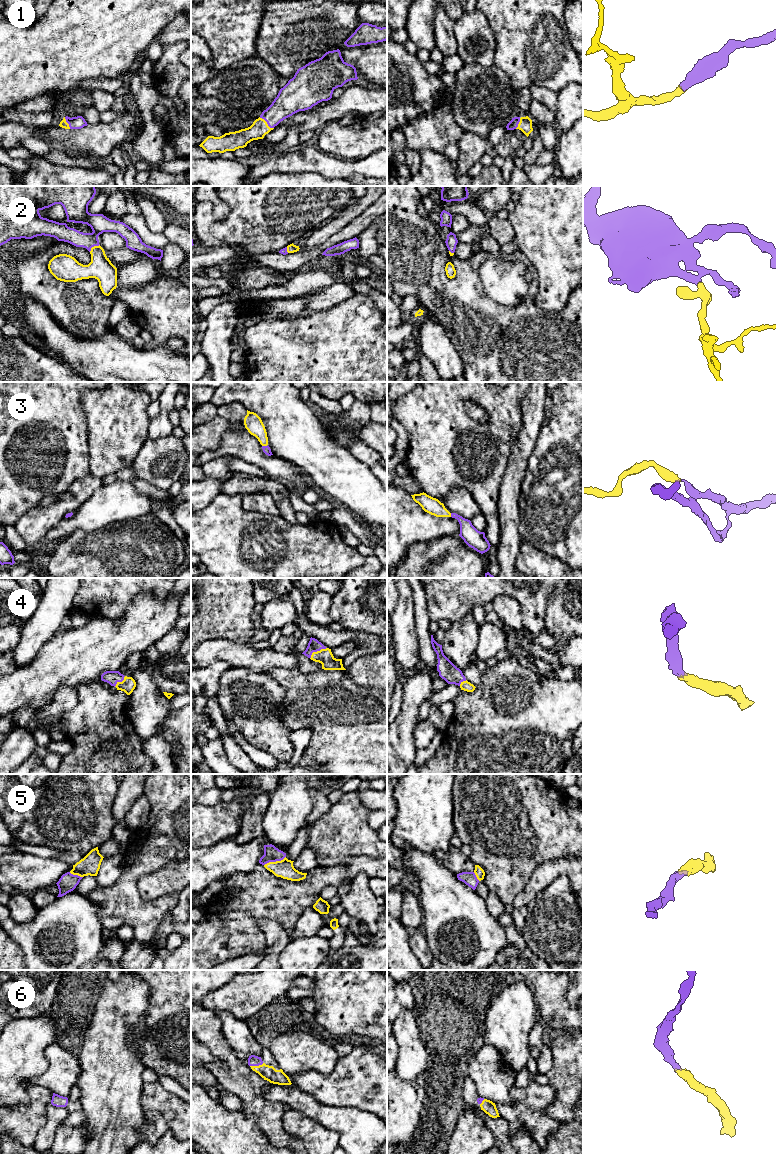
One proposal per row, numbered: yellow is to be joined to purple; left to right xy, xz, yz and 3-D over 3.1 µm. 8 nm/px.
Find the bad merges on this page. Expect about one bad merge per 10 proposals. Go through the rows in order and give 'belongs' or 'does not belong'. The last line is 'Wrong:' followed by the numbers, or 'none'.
1: belongs
2: belongs
3: belongs
4: belongs
5: belongs
6: belongs
Wrong: none

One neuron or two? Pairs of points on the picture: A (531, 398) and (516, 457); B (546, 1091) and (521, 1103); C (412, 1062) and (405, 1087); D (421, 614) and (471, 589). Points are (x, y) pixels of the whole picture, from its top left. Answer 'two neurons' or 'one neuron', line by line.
A: one neuron
B: one neuron
C: two neurons
D: two neurons

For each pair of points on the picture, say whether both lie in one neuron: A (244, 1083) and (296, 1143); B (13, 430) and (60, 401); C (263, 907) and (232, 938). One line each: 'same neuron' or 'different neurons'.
A: same neuron
B: same neuron
C: same neuron

